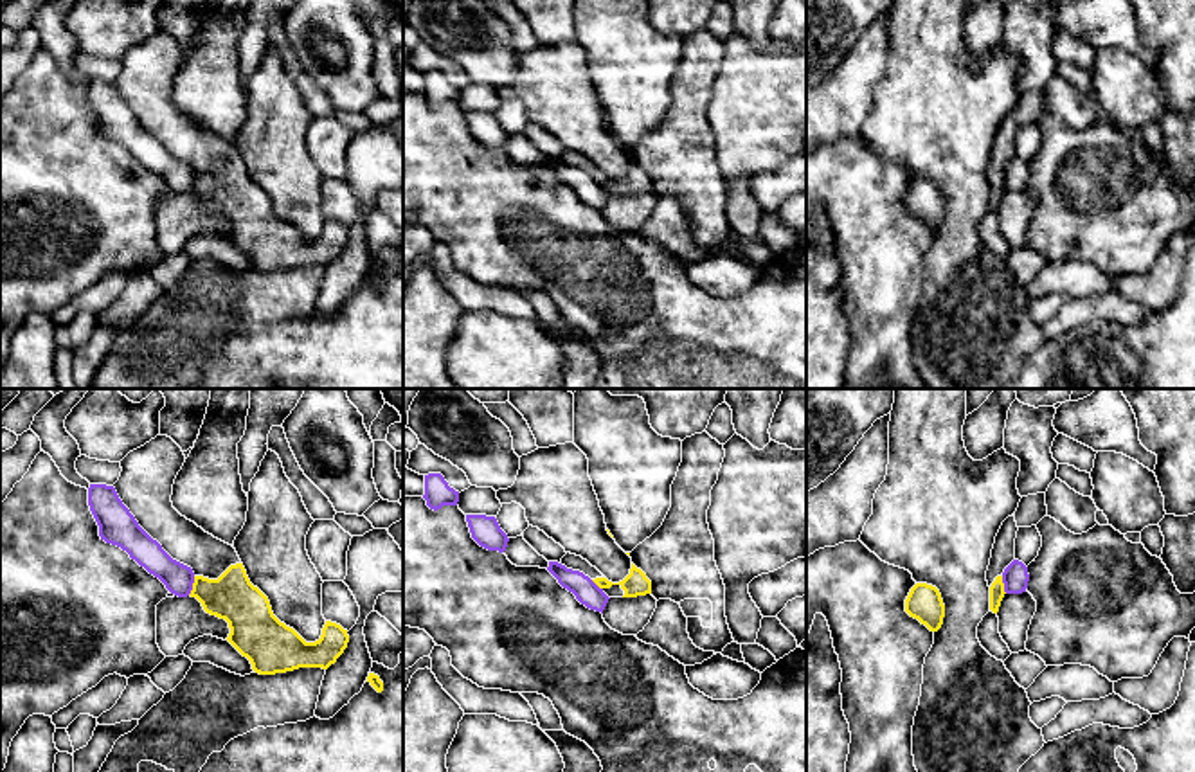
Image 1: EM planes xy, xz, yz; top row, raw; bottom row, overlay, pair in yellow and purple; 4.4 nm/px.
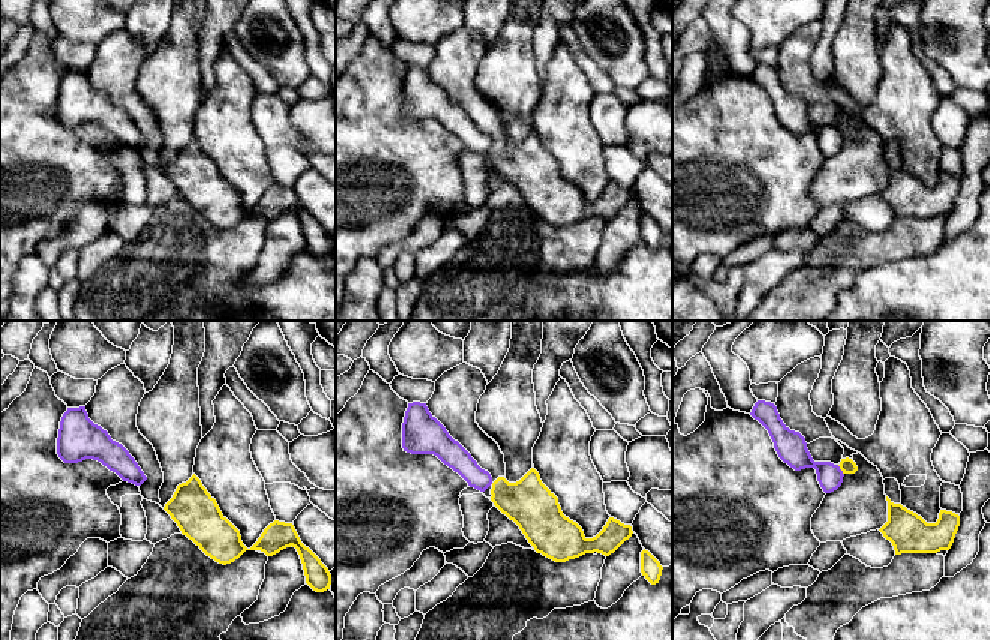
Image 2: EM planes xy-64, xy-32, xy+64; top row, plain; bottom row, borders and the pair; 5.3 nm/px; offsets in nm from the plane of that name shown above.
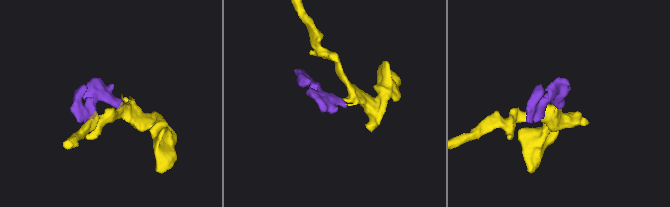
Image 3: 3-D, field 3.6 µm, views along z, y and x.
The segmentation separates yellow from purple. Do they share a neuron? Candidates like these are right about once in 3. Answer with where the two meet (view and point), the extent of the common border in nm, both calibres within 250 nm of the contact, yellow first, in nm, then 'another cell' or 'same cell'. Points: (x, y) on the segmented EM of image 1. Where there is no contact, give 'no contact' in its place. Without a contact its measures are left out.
contact xy (193, 585); length 90 nm; calibres 200 and 140 nm; another cell

